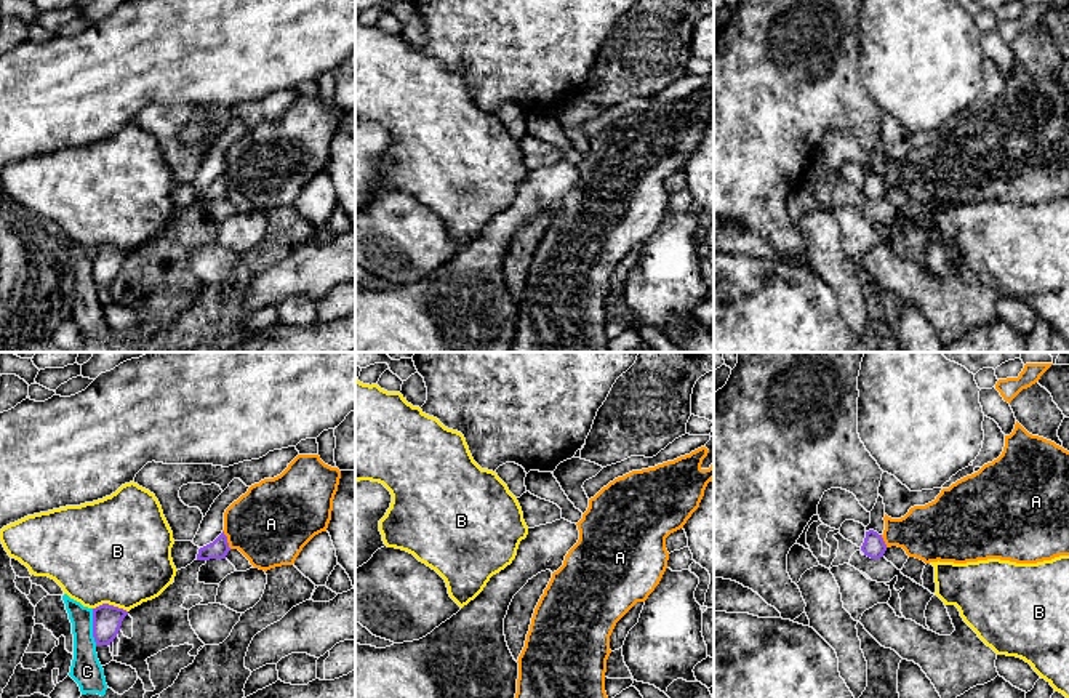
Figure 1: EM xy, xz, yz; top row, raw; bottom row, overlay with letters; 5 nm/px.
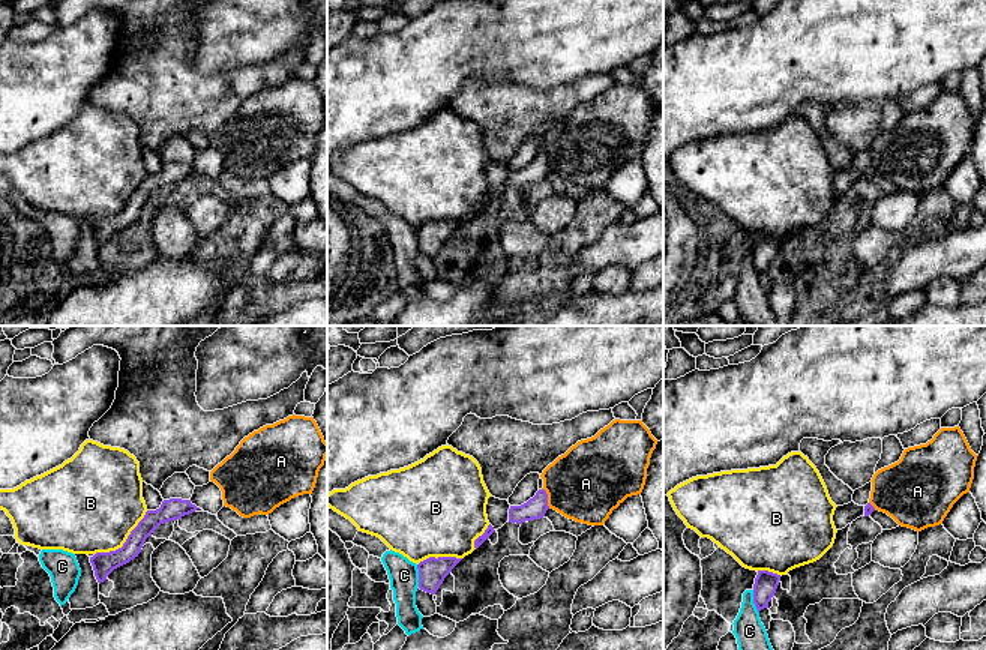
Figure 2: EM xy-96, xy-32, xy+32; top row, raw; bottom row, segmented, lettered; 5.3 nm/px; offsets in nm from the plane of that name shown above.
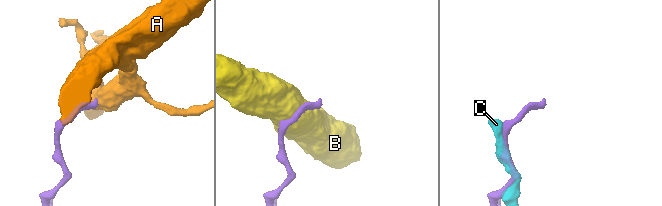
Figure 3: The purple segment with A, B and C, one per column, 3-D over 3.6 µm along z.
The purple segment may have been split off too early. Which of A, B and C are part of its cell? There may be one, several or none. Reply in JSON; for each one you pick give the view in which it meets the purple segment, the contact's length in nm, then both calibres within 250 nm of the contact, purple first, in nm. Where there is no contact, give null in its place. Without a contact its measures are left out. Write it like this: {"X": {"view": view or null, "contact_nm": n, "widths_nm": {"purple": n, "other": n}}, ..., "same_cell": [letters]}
{"same_cell": []}

